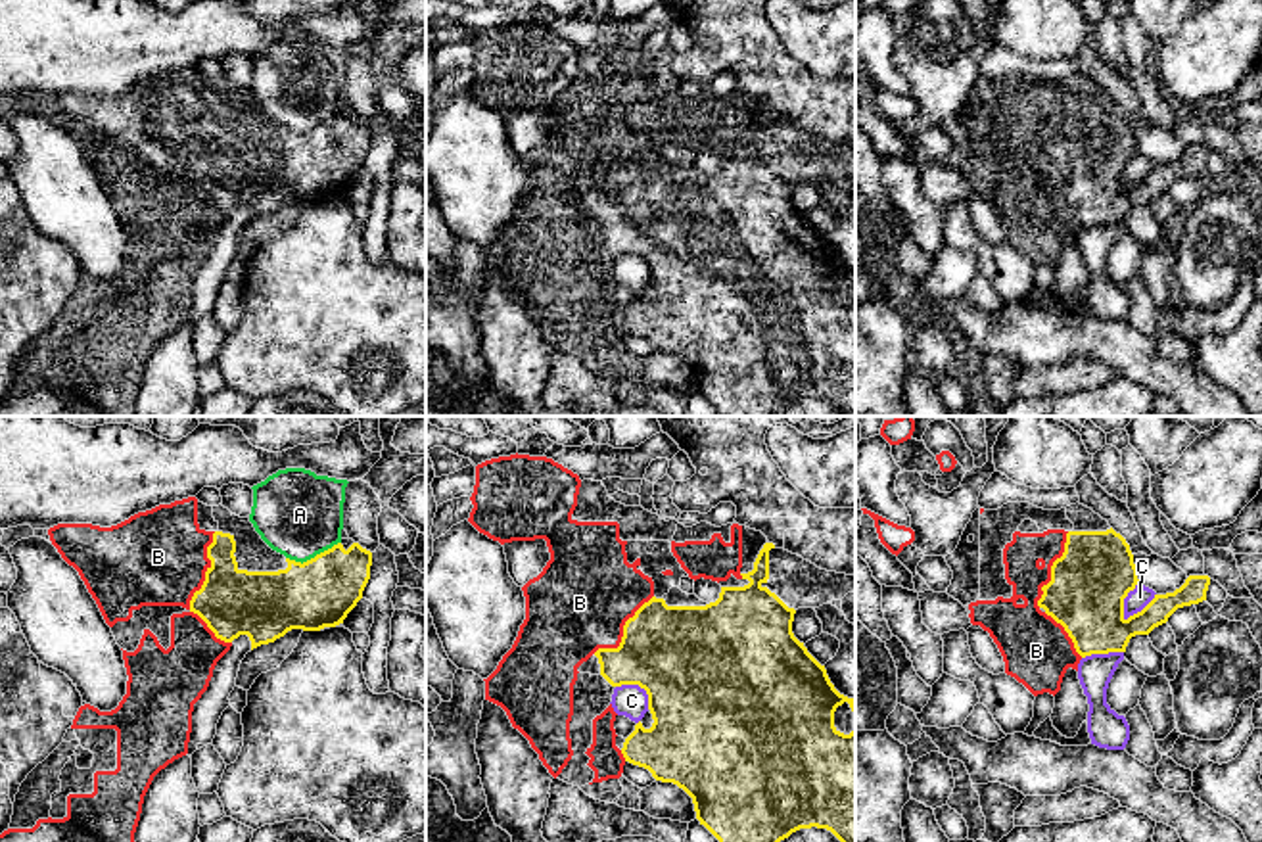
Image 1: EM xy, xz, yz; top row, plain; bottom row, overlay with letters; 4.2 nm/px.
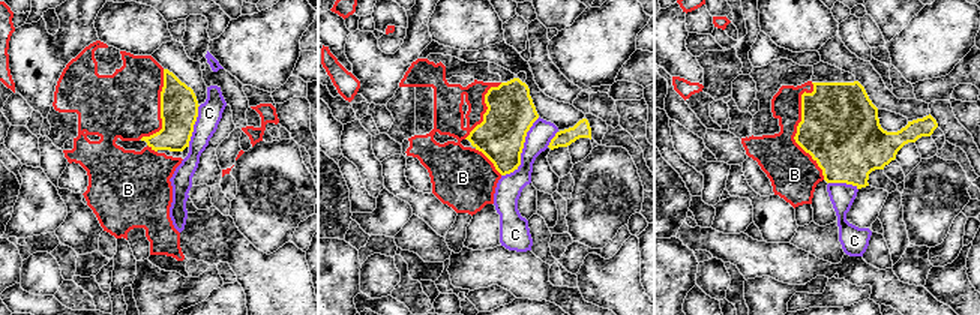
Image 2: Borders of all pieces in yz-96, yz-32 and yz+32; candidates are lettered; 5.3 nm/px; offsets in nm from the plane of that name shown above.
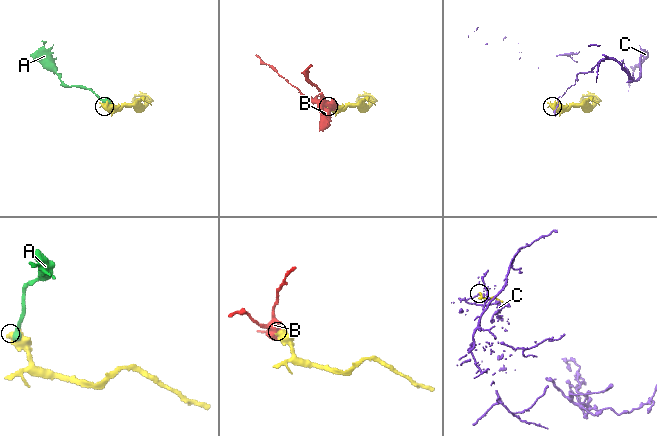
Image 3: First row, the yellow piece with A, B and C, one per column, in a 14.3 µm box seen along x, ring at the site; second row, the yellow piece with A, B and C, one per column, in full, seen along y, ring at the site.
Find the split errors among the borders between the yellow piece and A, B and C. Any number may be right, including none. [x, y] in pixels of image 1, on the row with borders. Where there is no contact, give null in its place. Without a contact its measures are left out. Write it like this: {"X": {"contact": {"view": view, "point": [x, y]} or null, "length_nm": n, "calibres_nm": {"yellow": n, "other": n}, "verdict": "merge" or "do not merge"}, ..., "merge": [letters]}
{"A": {"contact": {"view": "xy", "point": [315, 557]}, "length_nm": 240, "calibres_nm": {"yellow": 300, "other": 360}, "verdict": "do not merge"}, "B": {"contact": {"view": "xy", "point": [196, 591]}, "length_nm": 480, "calibres_nm": {"yellow": 280, "other": 400}, "verdict": "merge"}, "C": {"contact": {"view": "yz", "point": [1142, 610]}, "length_nm": 180, "calibres_nm": {"yellow": 320, "other": 90}, "verdict": "do not merge"}, "merge": ["B"]}

